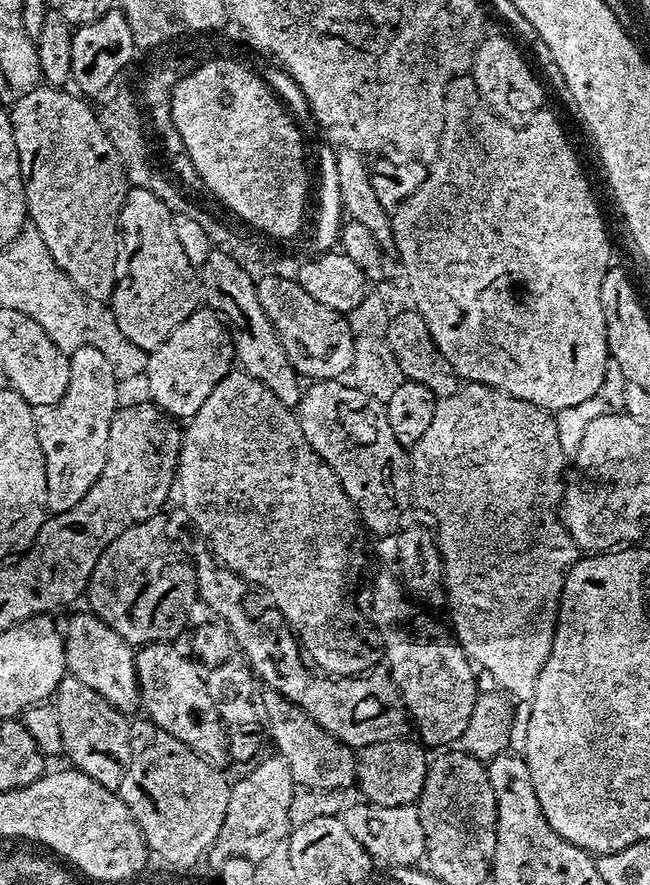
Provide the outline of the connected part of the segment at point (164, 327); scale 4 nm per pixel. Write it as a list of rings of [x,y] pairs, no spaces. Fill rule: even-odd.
[[[129,187],[124,193],[124,201],[120,203],[118,236],[122,241],[123,251],[125,248],[132,253],[129,254],[125,264],[123,261],[124,277],[117,282],[116,289],[112,292],[110,311],[118,330],[122,330],[122,334],[126,334],[126,338],[134,346],[147,353],[160,345],[179,324],[186,322],[189,314],[198,308],[198,300],[194,295],[194,265],[188,261],[186,254],[182,254],[182,246],[178,246],[172,217],[166,206],[146,189]]]

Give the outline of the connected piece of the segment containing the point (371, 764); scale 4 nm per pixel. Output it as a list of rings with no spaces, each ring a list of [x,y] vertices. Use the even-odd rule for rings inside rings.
[[[401,738],[359,749],[356,761],[356,784],[364,795],[361,797],[367,803],[378,806],[406,806],[419,801],[422,786],[426,782],[430,756],[423,752],[425,749],[415,739],[413,740]]]

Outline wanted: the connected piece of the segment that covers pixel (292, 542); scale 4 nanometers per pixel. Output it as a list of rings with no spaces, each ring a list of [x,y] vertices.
[[[233,370],[225,374],[222,382],[218,382],[218,386],[214,386],[214,390],[210,390],[206,402],[202,402],[202,406],[198,406],[196,413],[183,425],[180,447],[176,453],[174,496],[175,499],[180,499],[181,510],[192,519],[192,524],[200,531],[201,538],[209,544],[205,545],[210,549],[212,555],[241,580],[249,585],[257,584],[258,587],[268,591],[273,606],[280,611],[280,616],[284,619],[281,621],[292,629],[292,633],[299,640],[300,647],[306,653],[307,659],[321,673],[333,678],[358,676],[377,667],[376,652],[372,649],[371,642],[368,641],[368,632],[364,629],[363,622],[360,621],[360,612],[352,605],[351,600],[352,580],[359,578],[359,564],[364,560],[363,554],[360,553],[360,544],[356,541],[356,528],[358,529],[356,509],[353,508],[347,494],[342,490],[334,470],[330,470],[330,466],[326,466],[326,462],[310,446],[310,442],[306,442],[297,413],[293,409],[287,408],[282,402],[278,402],[278,398],[274,398],[274,394],[270,394],[270,390],[266,390],[266,386],[262,386],[262,382],[250,378],[250,374],[246,374],[243,370]]]

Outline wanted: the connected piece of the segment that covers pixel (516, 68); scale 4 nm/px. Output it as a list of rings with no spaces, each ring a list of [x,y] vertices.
[[[487,36],[475,45],[470,65],[470,75],[480,92],[481,101],[497,114],[503,113],[505,108],[512,116],[526,111],[528,107],[538,107],[544,96],[540,93],[540,84],[535,74],[520,57],[519,50],[504,36]]]

